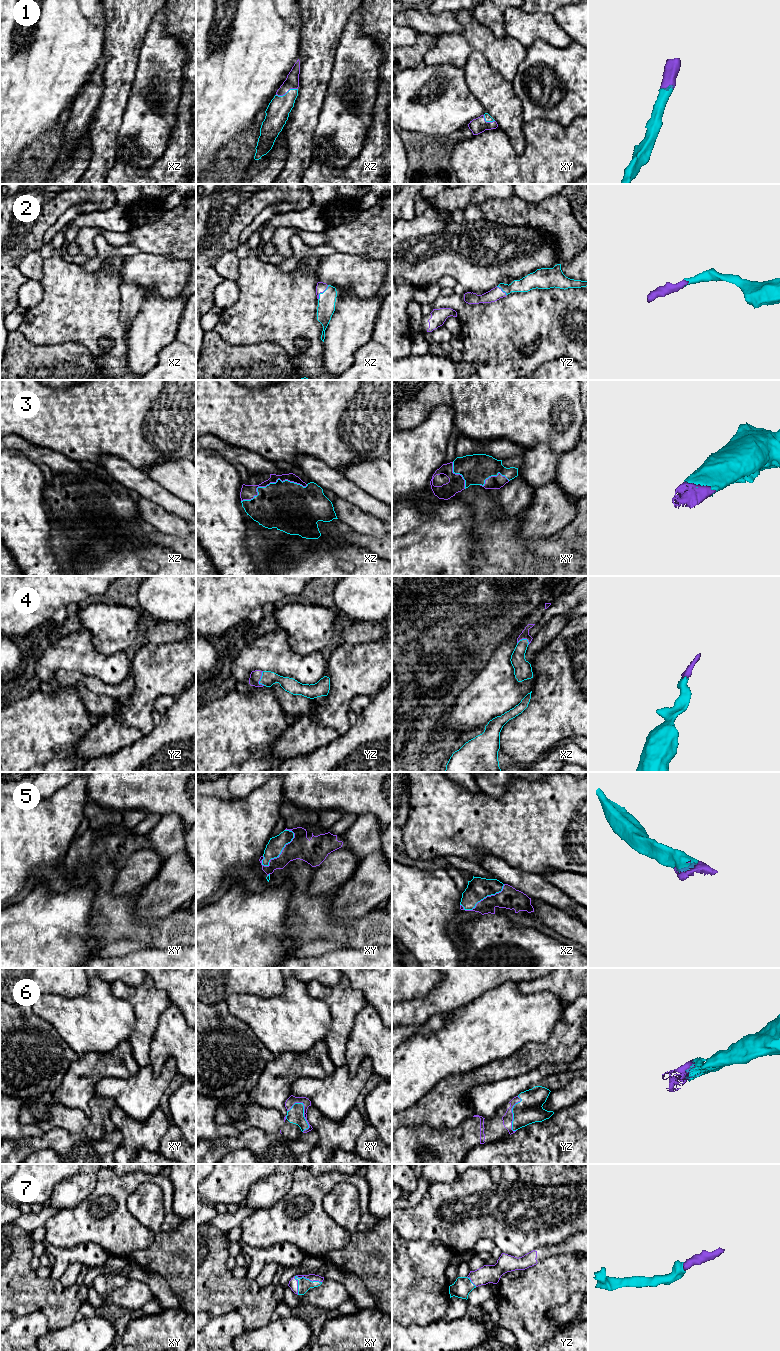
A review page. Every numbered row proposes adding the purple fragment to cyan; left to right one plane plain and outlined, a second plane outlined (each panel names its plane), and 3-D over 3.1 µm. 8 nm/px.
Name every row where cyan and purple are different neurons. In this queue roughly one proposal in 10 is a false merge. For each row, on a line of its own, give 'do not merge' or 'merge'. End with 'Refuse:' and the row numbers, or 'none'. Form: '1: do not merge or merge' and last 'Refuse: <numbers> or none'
1: merge
2: merge
3: merge
4: merge
5: merge
6: merge
7: merge
Refuse: none

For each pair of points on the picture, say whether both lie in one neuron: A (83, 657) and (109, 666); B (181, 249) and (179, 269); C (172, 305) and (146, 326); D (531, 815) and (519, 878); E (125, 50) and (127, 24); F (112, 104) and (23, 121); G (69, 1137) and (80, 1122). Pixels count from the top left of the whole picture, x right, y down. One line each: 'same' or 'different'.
A: same
B: different
C: same
D: different
E: same
F: different
G: different

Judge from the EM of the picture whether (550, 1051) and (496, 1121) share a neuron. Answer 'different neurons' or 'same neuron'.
different neurons

